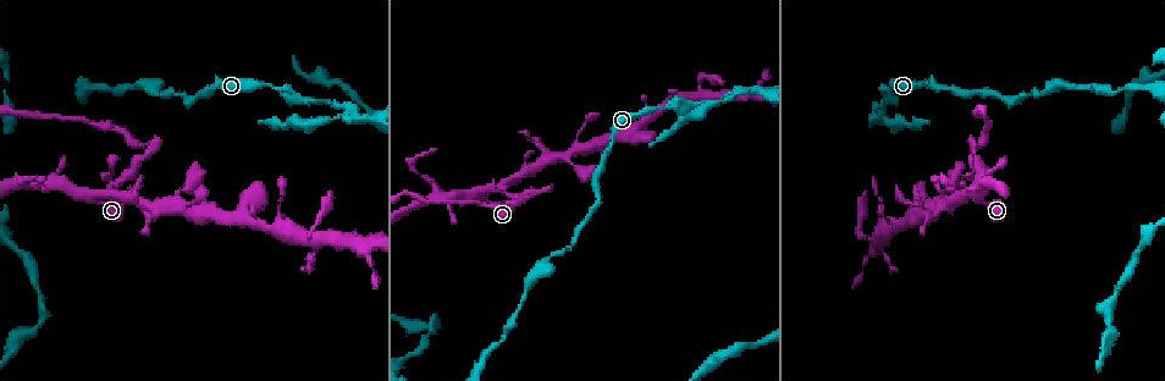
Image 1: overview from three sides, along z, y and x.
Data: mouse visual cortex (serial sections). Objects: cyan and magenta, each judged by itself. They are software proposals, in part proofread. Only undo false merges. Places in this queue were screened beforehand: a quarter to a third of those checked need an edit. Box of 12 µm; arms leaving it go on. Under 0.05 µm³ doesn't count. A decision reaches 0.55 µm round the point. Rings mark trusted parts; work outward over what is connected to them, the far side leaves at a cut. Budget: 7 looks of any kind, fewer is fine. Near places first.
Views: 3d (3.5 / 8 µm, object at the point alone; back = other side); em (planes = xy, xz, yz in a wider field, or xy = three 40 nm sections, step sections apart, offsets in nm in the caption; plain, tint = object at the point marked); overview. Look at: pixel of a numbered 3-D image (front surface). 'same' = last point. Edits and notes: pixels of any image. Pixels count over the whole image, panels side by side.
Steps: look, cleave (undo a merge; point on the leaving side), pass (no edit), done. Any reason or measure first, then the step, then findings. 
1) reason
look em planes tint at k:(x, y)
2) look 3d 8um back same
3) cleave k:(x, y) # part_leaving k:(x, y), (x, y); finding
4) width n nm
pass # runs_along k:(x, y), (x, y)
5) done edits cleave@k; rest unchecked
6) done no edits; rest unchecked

sharp bend
look 3d 8um at 1:(487, 193)

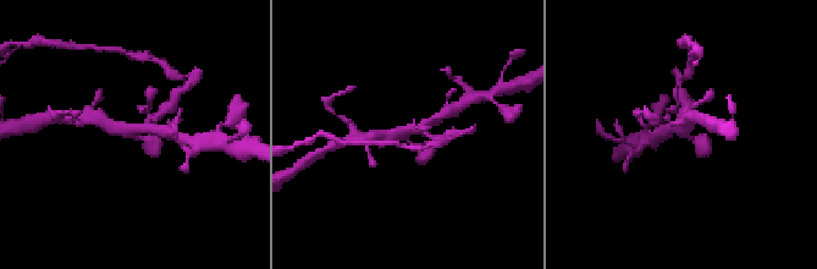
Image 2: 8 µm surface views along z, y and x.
now the EM
look em xy step 1 tint at 2:(407, 129)

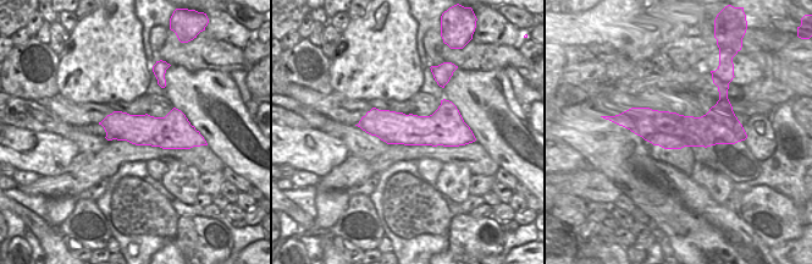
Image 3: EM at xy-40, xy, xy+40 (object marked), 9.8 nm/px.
pass # runs_along 3:(629, 124), (724, 131), (734, 138); continuous, no second cell

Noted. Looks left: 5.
thin neck
look 3d 8um at 1:(146, 152)

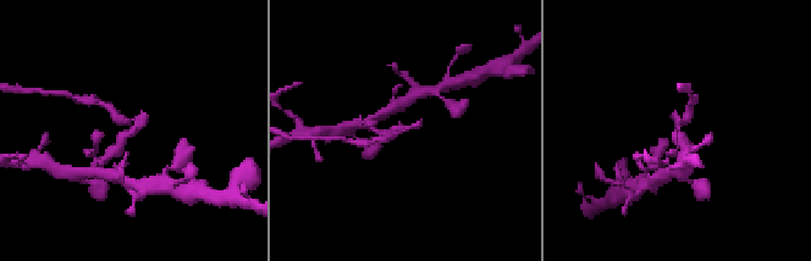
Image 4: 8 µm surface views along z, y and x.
look em xy step 2 tint at 4:(129, 125)

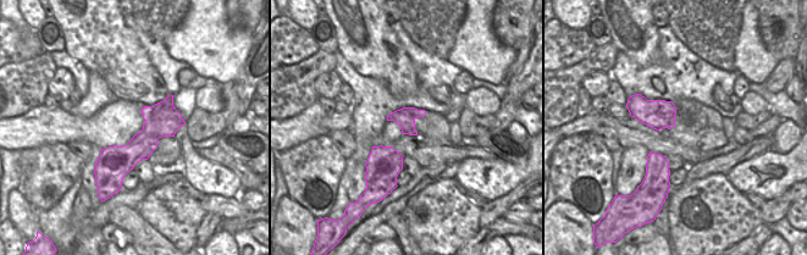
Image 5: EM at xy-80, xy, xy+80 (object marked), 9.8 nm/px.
width 200 nm
cleave 4:(687, 116) # part_leaving 4:(682, 126), (694, 99); two cells meet here

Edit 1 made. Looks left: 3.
three-way junction
look 3d 8um at 1:(915, 218)

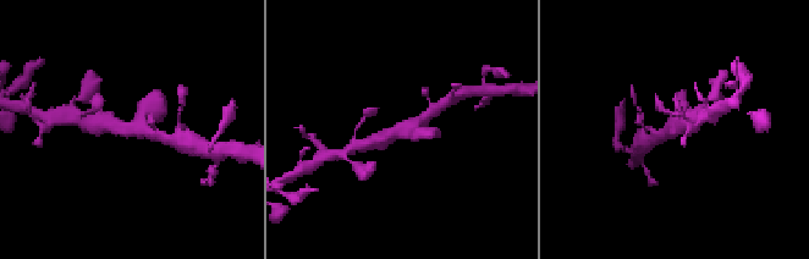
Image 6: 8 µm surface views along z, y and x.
closer look
look 3d 3.5um at 6:(133, 131)

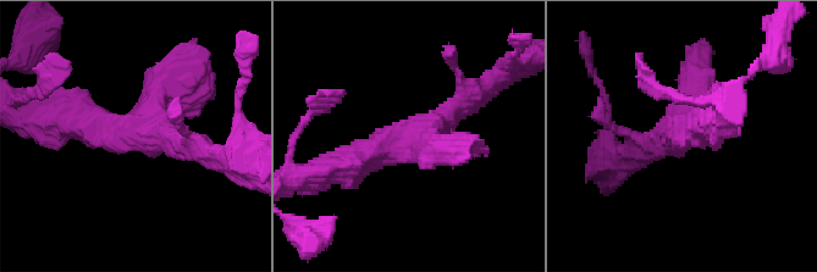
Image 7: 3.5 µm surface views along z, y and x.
arms 3; arm_widths 300, 350, 450 nm; shape alone is not enough
look em xy step 5 tint at 7:(413, 138)

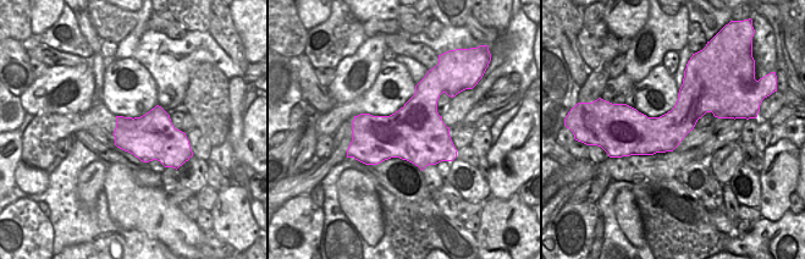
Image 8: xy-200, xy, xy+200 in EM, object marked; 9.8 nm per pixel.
pass # runs_along 7:(340, 167), (434, 127), (479, 93); all the same cell

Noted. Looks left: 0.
done edits cleave@4; rest unchecked

